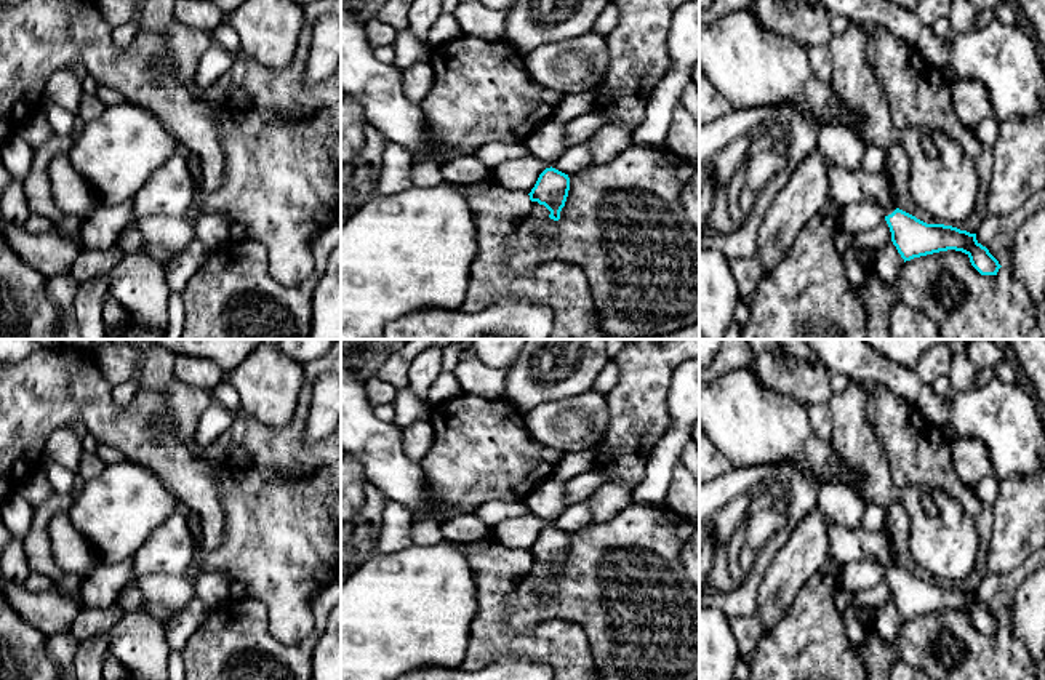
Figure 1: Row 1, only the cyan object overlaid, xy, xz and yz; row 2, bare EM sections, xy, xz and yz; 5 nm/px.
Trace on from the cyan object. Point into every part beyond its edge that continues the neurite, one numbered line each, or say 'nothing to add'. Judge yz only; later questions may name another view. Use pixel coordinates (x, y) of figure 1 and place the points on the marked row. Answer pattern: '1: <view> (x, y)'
1: yz (858, 186)

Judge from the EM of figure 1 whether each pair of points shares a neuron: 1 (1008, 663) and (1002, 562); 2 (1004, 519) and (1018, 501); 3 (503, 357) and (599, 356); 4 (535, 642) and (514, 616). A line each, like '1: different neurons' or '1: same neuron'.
1: different neurons
2: same neuron
3: different neurons
4: different neurons

